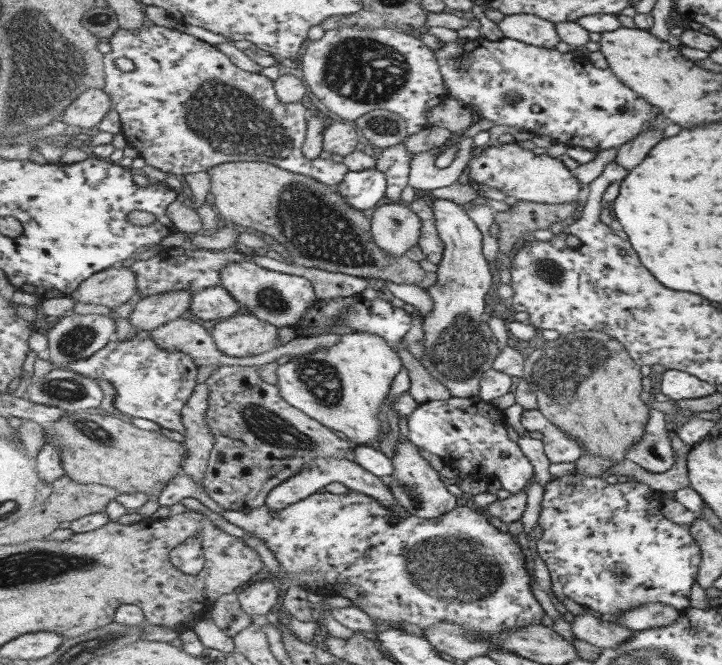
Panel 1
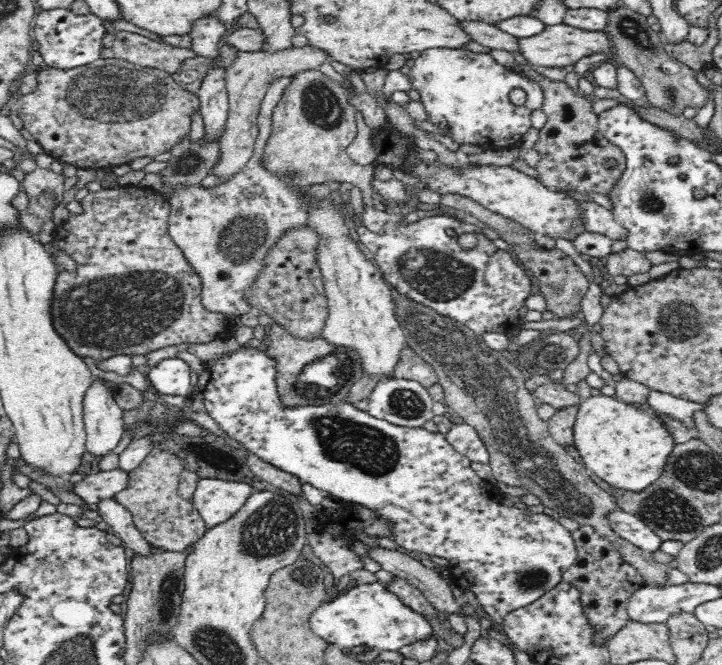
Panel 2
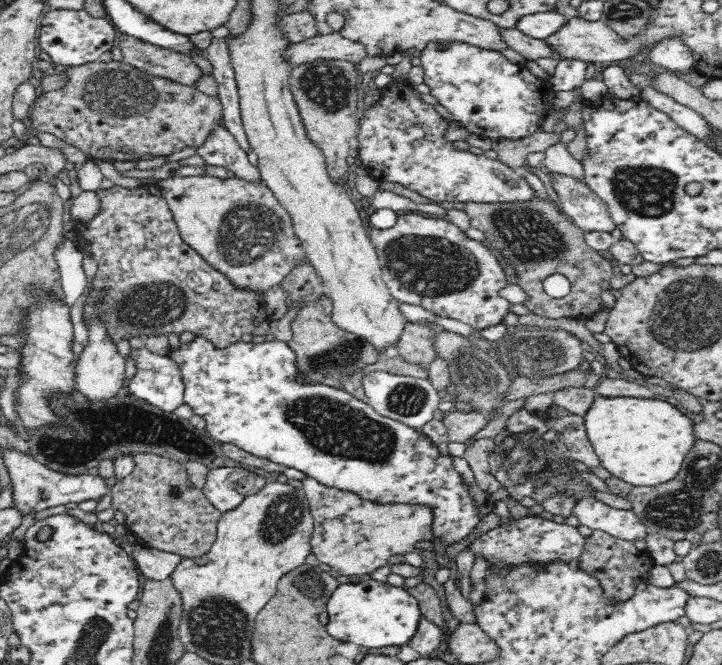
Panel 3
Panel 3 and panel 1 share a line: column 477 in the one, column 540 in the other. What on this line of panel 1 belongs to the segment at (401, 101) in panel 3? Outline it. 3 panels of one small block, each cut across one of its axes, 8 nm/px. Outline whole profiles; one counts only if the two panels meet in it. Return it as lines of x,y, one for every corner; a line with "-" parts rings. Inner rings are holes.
519,143
487,147
472,158
469,166
471,182
482,184
514,197
517,201
539,202
543,204
584,203
585,187
558,157
535,154

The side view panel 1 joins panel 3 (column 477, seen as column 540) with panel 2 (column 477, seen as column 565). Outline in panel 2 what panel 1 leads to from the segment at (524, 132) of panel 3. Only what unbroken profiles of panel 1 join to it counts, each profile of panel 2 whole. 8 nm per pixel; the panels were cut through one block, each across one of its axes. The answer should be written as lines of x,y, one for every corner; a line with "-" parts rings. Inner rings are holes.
428,49
414,59
414,65
408,74
411,88
418,92
420,101
429,114
429,122
446,132
459,145
475,144
490,150
516,147
522,141
522,136
530,130
532,122
530,114
544,104
544,91
535,79
522,75
514,68
504,67
494,61
489,53
476,53
466,49
-
521,88
527,94
527,99
521,106
510,101
510,92

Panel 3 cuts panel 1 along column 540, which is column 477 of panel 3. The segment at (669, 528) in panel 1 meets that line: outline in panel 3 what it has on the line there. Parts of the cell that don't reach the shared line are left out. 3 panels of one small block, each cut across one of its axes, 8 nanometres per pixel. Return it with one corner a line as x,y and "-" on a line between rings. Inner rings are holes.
196,335
192,342
178,344
168,357
180,371
185,403
194,414
204,418
205,429
216,441
239,446
277,465
296,468
324,485
356,492
365,499
430,505
435,510
436,538
448,545
467,537
480,522
476,500
454,469
450,454
440,454
438,447
416,429
378,414
369,403
360,401
344,388
308,379
296,365
296,351
288,342
274,339
252,343
244,339
220,349
206,336
-
527,515
512,522
506,529
497,526
478,536
469,548
474,556
482,556
488,564
494,563
521,563
524,560
534,559
536,562
548,563
556,559
569,561
577,559
582,554
585,545
585,537
580,535
576,527
564,523
556,523
540,516

